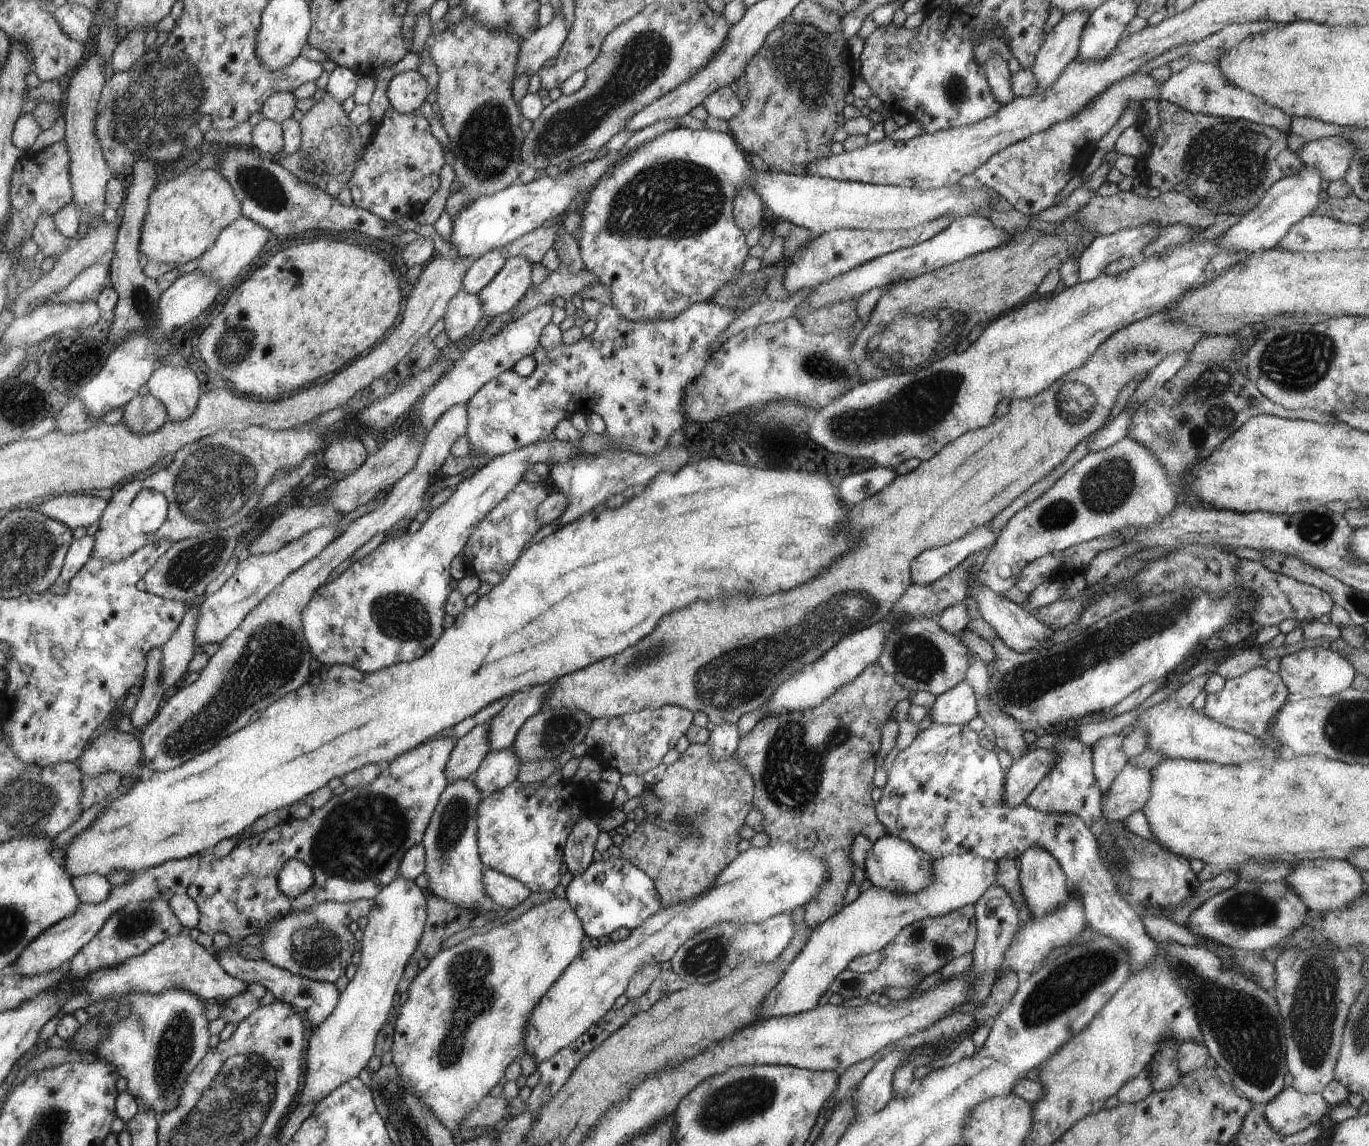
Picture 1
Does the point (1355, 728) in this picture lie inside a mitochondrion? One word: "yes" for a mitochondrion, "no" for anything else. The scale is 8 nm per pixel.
yes

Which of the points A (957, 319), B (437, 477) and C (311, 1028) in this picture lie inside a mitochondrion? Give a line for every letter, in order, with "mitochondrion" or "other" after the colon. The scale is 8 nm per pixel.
A: mitochondrion
B: other
C: other

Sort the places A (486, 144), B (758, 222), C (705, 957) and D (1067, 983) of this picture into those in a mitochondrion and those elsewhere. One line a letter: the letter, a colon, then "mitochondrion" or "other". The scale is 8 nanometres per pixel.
A: mitochondrion
B: other
C: mitochondrion
D: mitochondrion

